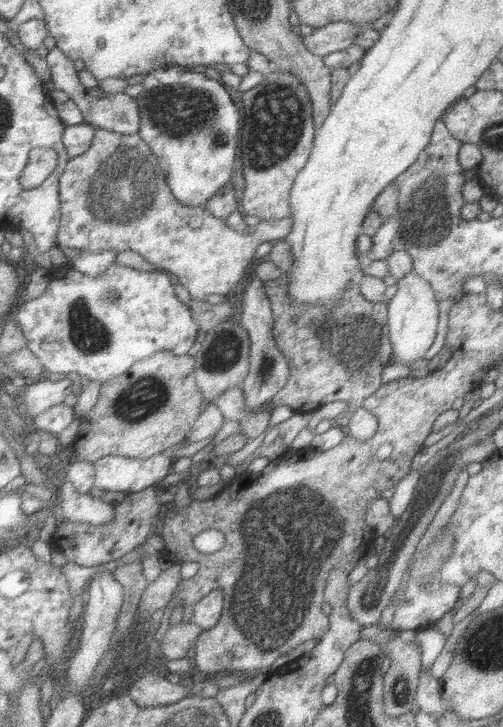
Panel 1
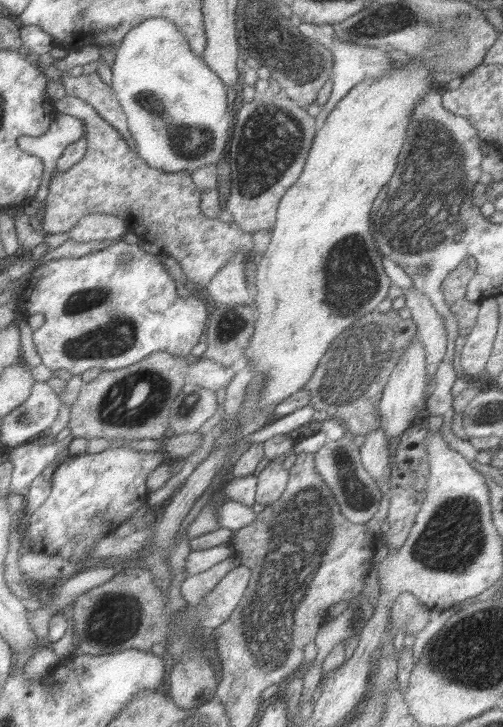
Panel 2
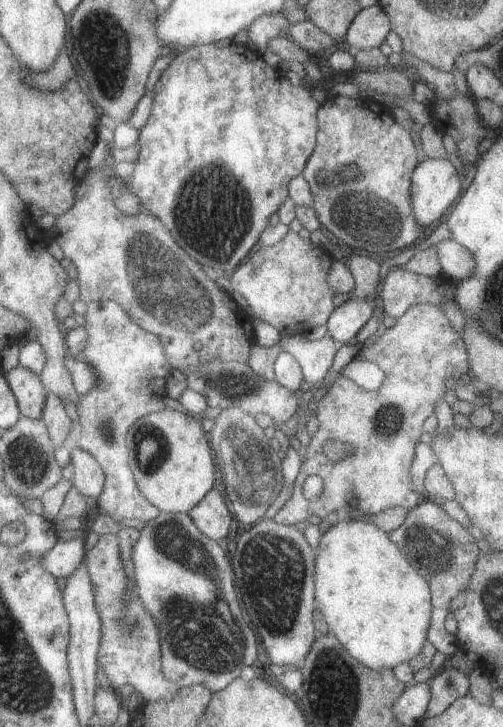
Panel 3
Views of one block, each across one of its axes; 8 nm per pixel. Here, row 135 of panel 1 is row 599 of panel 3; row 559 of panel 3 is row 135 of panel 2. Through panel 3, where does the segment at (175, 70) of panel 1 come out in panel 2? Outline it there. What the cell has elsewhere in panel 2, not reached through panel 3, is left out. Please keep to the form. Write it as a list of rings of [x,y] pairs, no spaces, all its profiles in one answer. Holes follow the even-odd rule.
[[[147,20],[119,44],[113,62],[113,88],[139,142],[137,152],[163,172],[195,172],[219,162],[231,142],[231,116],[225,80],[193,52],[175,22]]]

